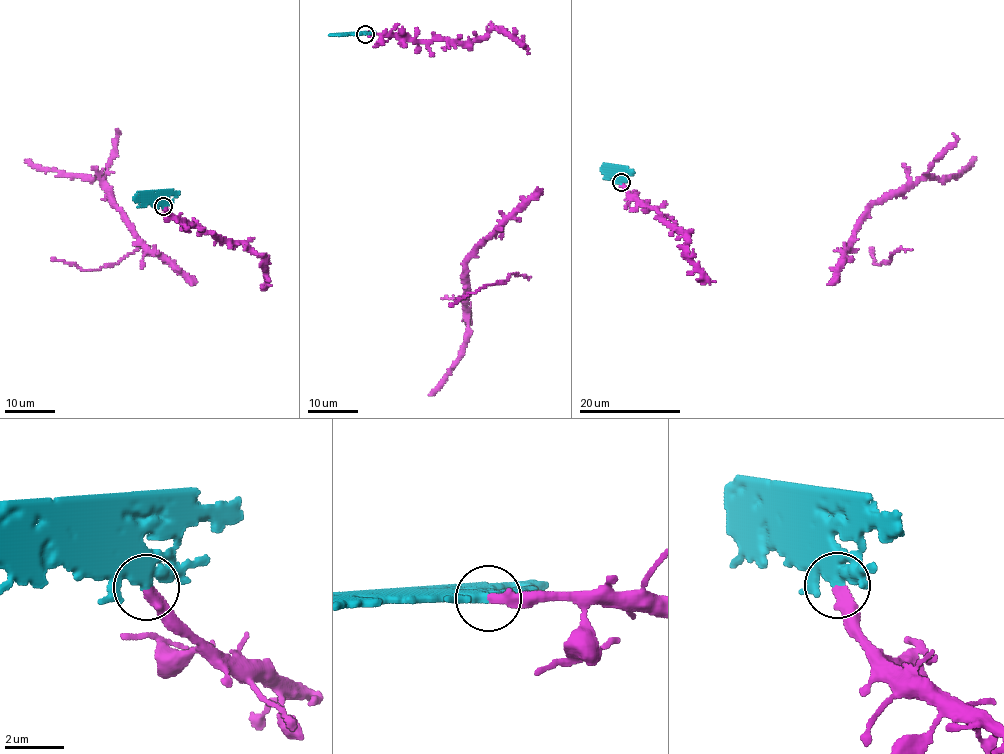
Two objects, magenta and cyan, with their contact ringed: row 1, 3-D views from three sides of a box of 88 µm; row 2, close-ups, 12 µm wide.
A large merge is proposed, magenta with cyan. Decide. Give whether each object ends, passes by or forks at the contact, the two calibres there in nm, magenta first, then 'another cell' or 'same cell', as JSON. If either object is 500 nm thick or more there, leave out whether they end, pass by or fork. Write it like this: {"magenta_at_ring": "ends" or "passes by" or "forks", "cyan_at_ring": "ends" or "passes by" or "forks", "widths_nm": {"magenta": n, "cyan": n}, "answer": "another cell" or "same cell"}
{"widths_nm": {"magenta": 360, "cyan": 600}, "answer": "another cell"}

